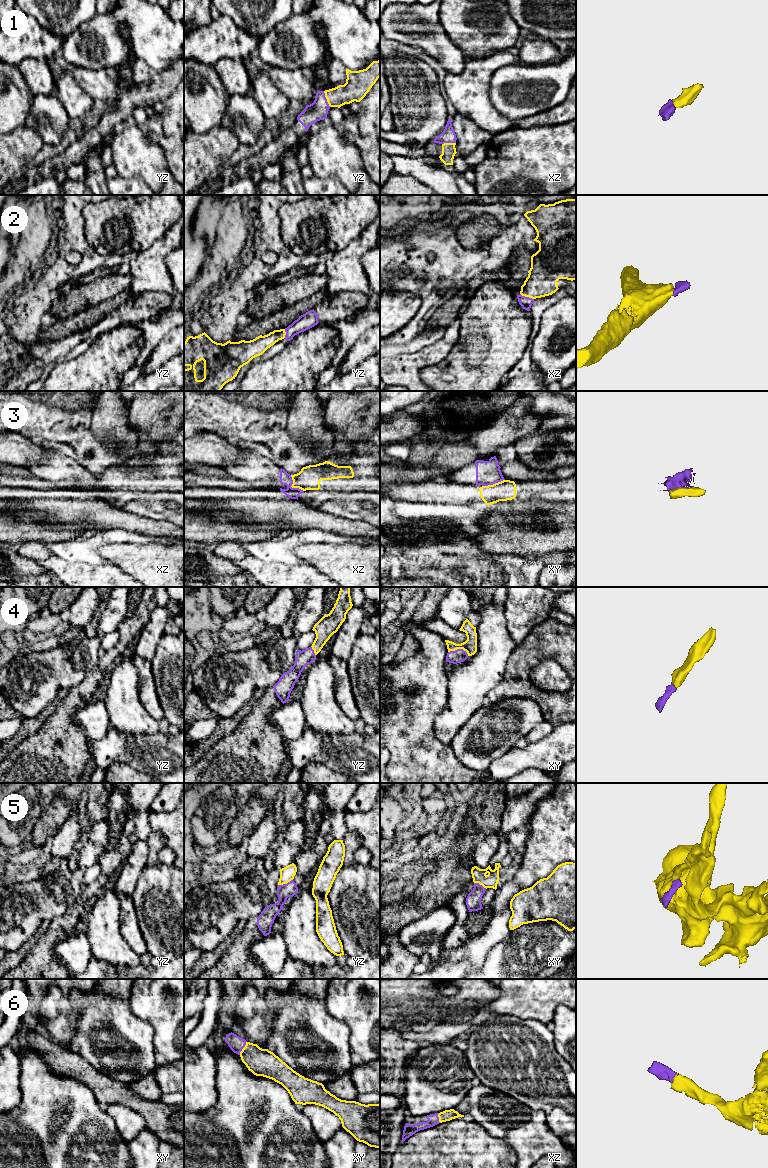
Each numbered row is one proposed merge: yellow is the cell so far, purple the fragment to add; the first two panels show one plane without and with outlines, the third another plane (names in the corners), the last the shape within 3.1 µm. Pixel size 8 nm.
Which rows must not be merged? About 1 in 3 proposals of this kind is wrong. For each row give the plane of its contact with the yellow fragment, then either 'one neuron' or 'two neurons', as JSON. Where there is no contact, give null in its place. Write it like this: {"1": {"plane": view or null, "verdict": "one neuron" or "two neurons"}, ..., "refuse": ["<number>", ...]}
{"1": {"plane": "yz", "verdict": "one neuron"}, "2": {"plane": "xz", "verdict": "one neuron"}, "3": {"plane": "xz", "verdict": "two neurons"}, "4": {"plane": "xy", "verdict": "one neuron"}, "5": {"plane": "yz", "verdict": "two neurons"}, "6": {"plane": "xy", "verdict": "one neuron"}, "refuse": ["3", "5"]}

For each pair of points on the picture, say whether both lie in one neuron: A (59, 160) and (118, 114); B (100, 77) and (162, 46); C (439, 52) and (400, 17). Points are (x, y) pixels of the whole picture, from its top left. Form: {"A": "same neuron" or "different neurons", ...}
{"A": "same neuron", "B": "different neurons", "C": "same neuron"}

